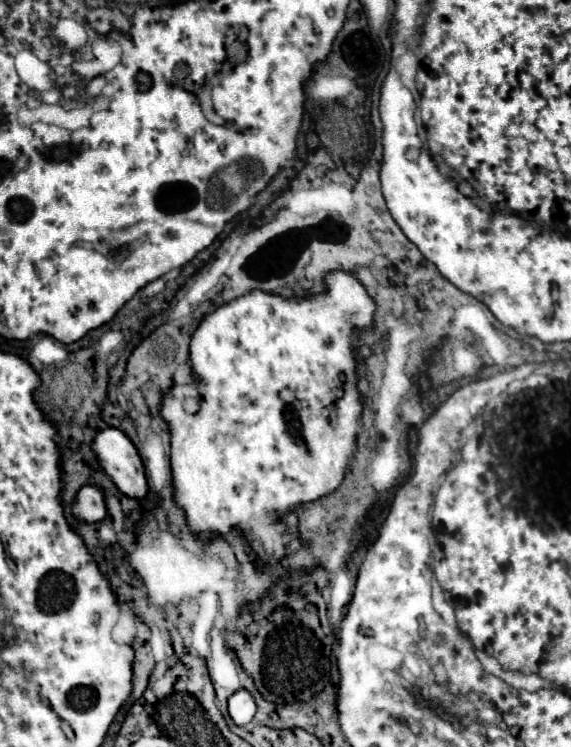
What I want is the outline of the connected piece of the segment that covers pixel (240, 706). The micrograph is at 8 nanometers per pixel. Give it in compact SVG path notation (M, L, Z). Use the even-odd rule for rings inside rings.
M237 690L229 700L227 700L227 710L229 710L229 716L231 720L237 724L237 726L245 726L249 722L253 722L255 718L255 702L251 698L251 694L247 690Z

